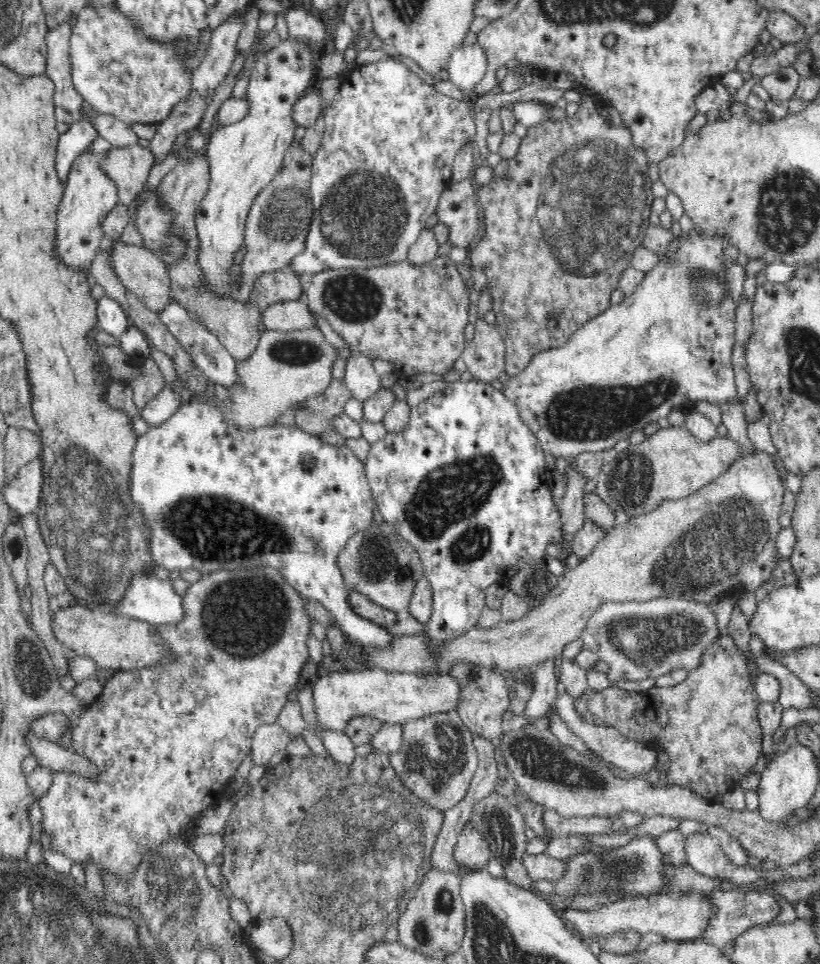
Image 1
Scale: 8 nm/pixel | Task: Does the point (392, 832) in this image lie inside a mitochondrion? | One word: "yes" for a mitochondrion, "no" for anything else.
yes

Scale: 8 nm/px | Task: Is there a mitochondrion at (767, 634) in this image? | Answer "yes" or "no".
no

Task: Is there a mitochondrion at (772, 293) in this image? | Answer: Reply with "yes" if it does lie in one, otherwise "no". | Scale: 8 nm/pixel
no

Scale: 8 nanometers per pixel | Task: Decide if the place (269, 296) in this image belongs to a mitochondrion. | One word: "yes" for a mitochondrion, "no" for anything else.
no

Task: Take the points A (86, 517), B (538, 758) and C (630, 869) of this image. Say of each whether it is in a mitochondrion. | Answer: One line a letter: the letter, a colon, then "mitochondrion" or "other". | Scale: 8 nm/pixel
A: mitochondrion
B: mitochondrion
C: mitochondrion

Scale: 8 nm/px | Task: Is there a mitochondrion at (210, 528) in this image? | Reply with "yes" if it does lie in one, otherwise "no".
yes

